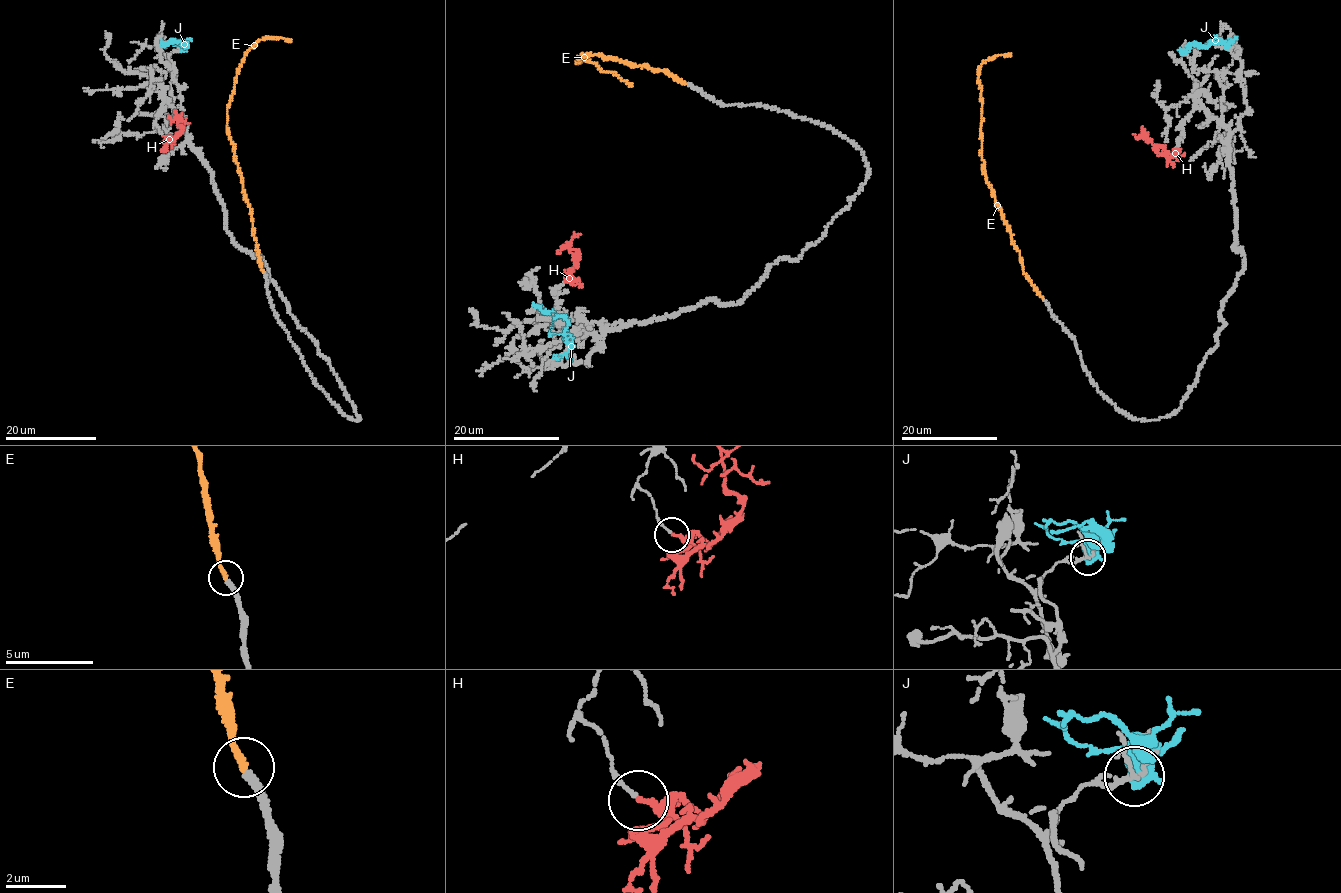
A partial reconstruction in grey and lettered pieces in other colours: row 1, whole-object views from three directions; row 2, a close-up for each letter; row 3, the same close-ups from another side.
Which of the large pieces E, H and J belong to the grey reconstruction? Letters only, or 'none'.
E

